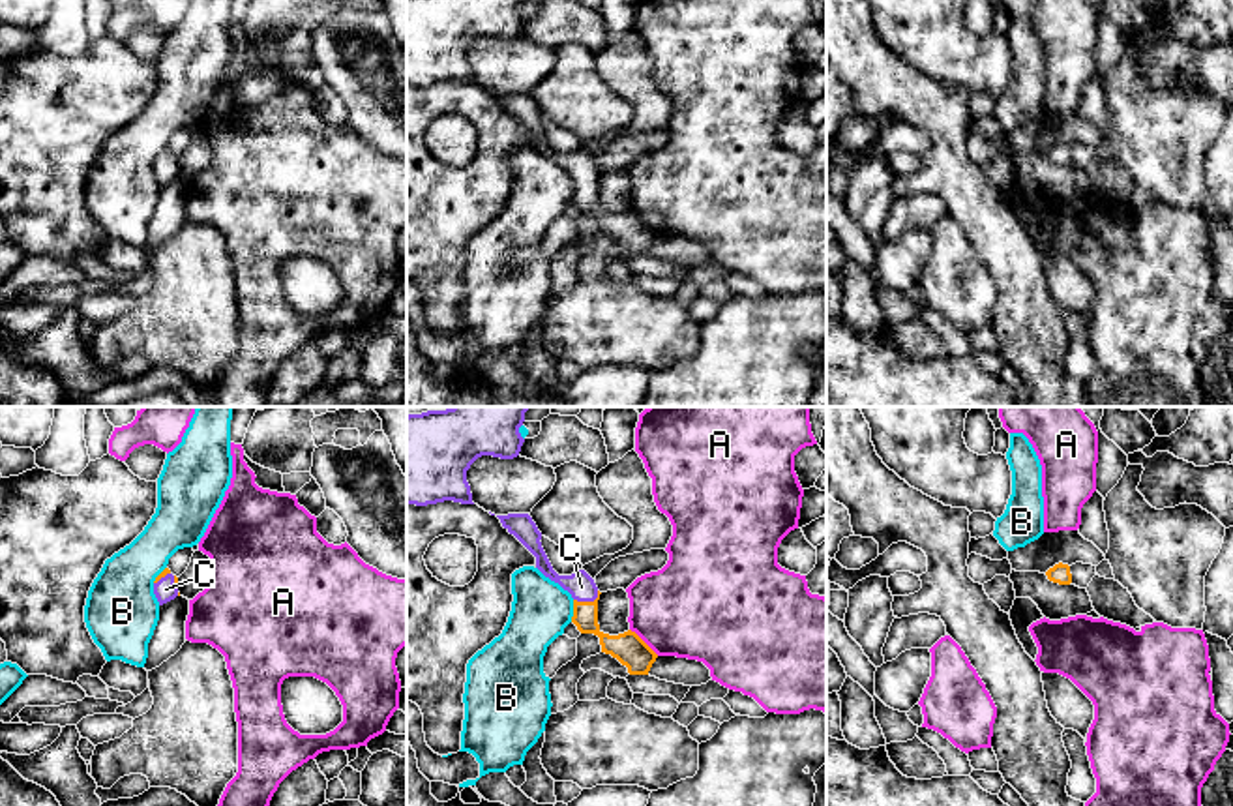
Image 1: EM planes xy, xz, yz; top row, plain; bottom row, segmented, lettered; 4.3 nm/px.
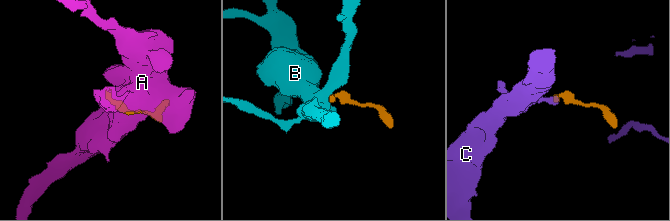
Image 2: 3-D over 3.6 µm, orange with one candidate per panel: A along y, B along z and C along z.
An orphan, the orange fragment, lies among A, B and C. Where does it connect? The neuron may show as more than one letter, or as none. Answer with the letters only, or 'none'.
C

